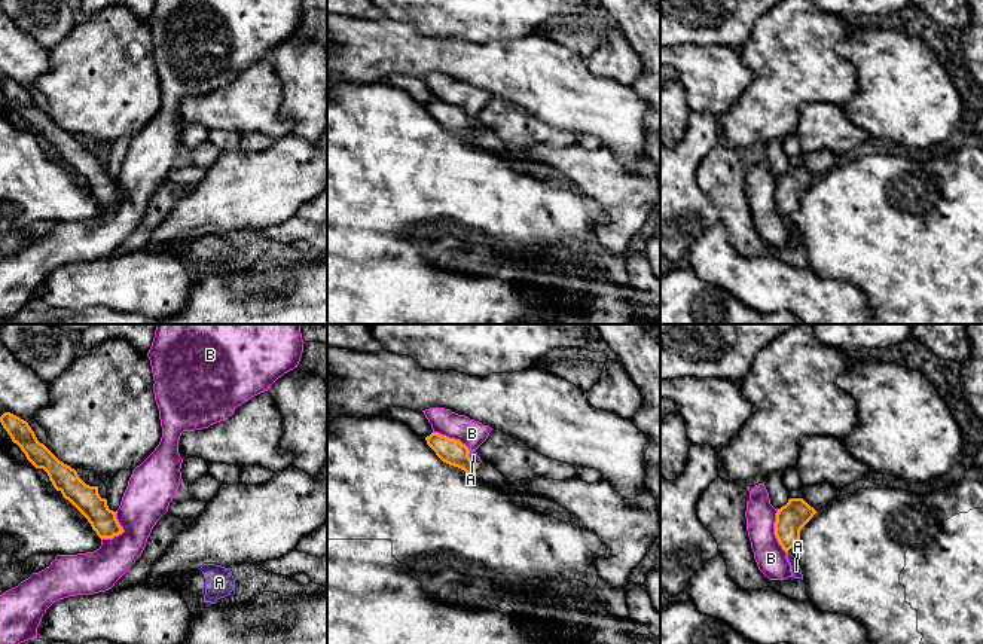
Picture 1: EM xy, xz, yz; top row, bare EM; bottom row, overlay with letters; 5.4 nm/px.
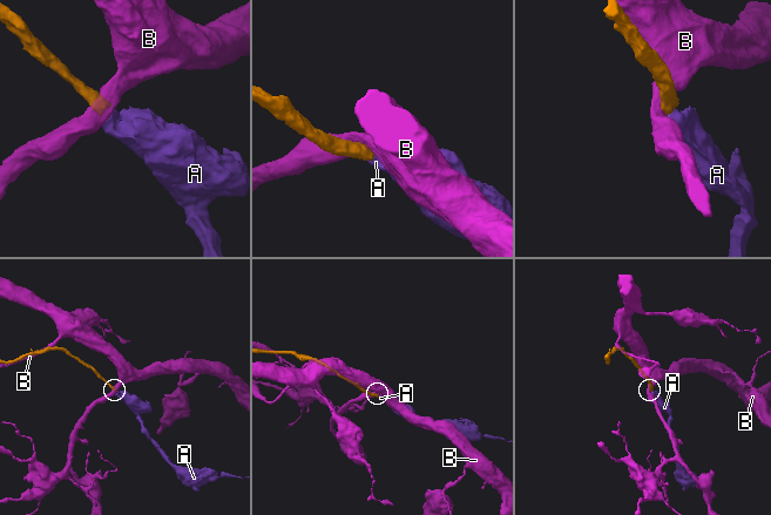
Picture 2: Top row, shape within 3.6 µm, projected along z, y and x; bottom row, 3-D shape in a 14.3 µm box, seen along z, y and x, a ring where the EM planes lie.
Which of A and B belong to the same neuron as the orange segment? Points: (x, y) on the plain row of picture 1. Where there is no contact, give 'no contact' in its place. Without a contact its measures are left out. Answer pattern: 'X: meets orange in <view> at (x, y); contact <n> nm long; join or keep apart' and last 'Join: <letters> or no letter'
A: meets orange in xz at (469, 125); contact 110 nm long; join
B: meets orange in yz at (775, 198); contact 240 nm long; keep apart
Join: A

